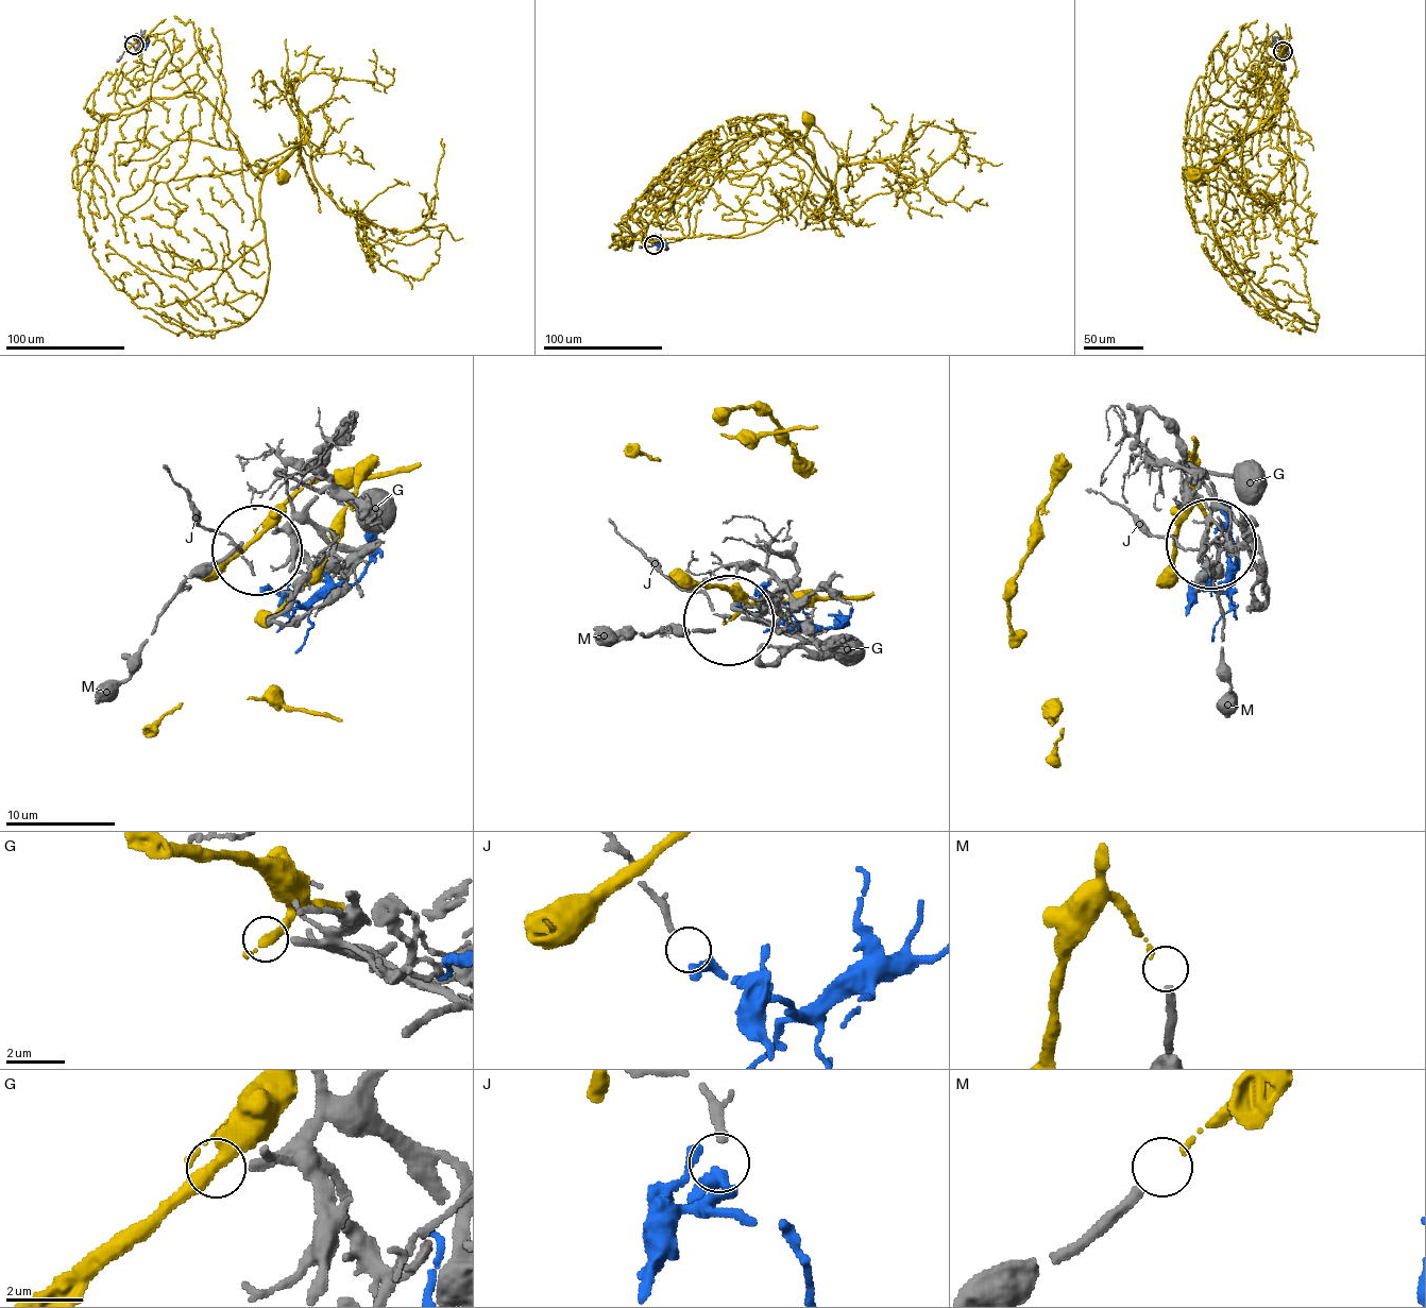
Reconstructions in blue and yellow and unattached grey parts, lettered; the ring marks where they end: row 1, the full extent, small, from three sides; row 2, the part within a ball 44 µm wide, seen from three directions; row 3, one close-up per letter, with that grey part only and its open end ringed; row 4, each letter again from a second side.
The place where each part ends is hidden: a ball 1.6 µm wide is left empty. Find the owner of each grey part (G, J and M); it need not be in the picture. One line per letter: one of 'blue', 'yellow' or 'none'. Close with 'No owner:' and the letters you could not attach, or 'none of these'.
G: none
J: none
M: yellow
No owner: G, J

